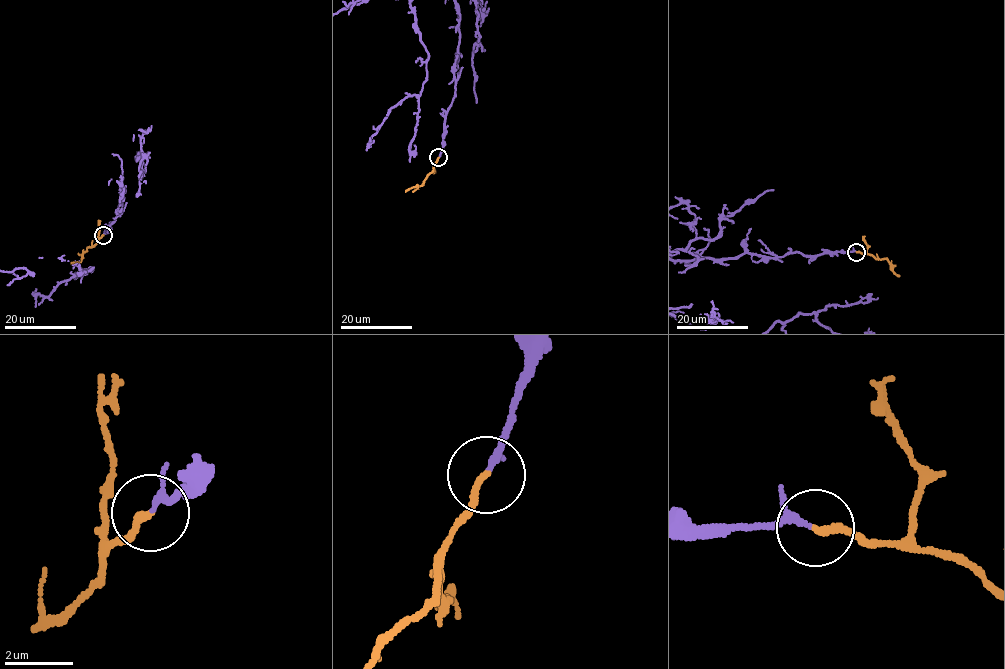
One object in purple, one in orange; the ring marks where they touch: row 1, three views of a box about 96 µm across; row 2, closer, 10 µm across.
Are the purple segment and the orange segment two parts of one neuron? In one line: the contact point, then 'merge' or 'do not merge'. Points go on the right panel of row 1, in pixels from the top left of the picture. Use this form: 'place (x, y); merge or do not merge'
place (856, 252); merge

